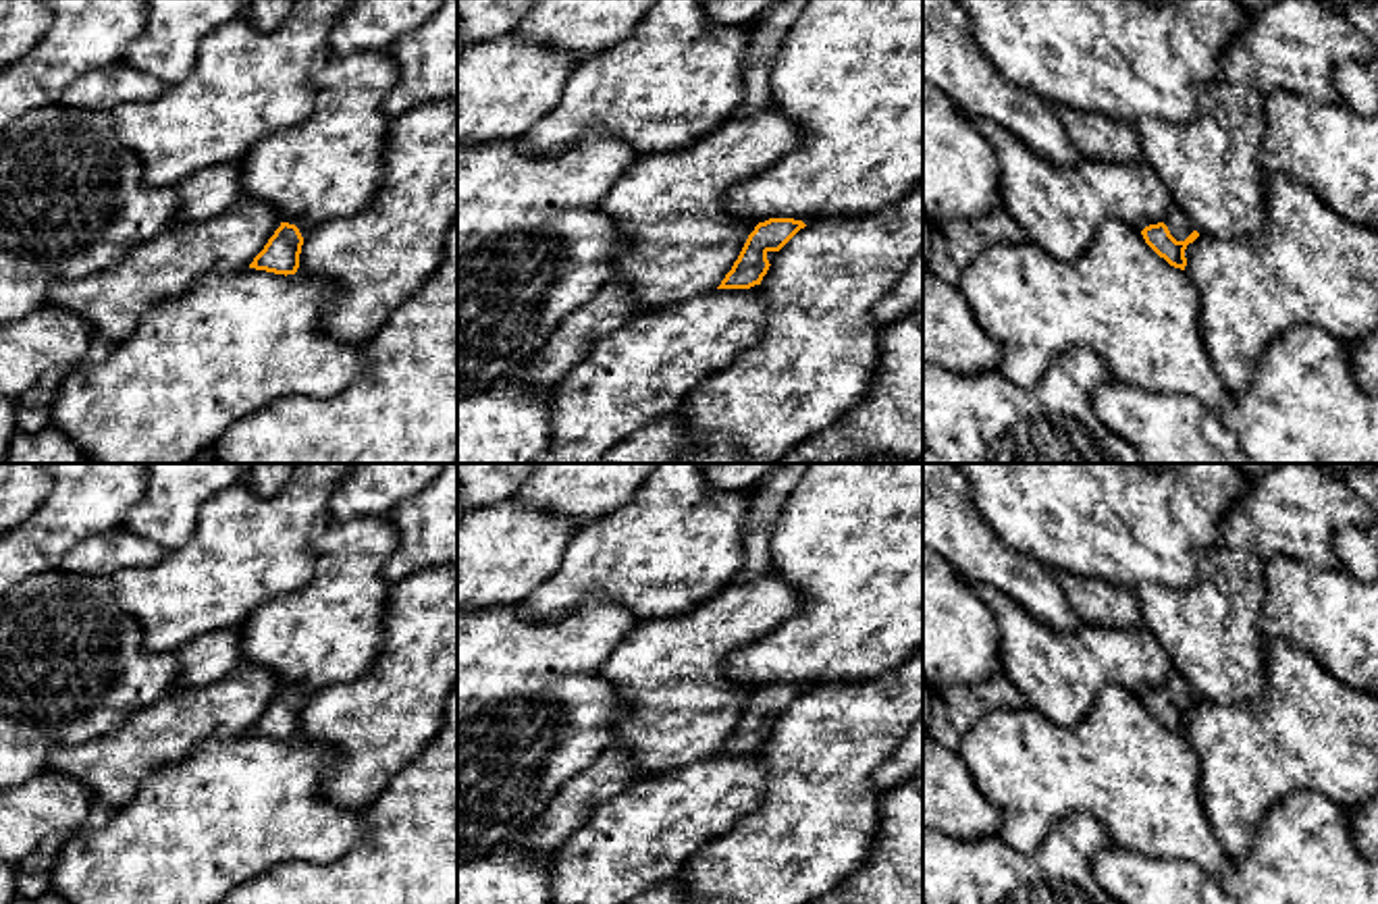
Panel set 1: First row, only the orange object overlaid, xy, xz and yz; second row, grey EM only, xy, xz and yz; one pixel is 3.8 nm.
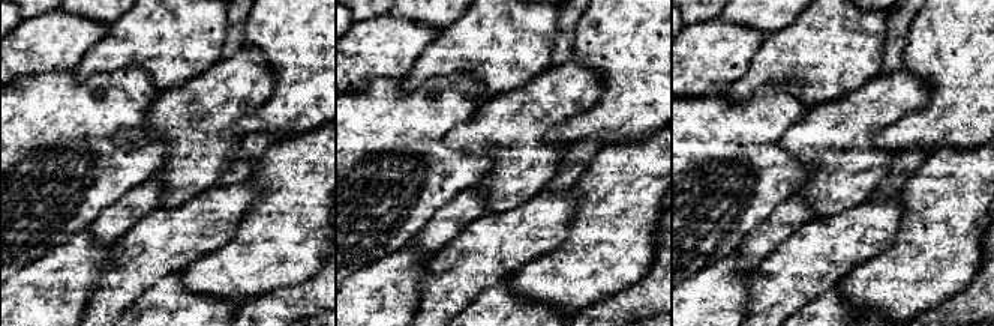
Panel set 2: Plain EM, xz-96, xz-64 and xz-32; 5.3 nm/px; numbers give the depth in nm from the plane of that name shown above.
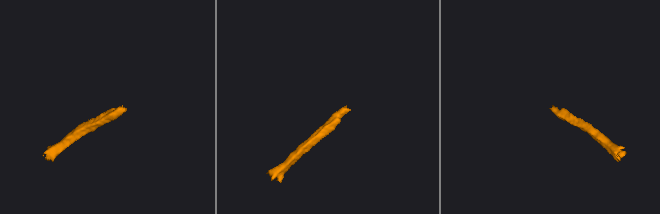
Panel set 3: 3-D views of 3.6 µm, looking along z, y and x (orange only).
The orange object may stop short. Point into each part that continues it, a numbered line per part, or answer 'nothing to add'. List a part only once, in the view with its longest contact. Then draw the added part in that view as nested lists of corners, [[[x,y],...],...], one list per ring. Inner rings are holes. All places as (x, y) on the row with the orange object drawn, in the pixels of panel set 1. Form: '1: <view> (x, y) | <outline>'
1: yz (1177, 223) | [[[1176,206],[1168,210],[1164,224],[1176,241],[1185,241],[1195,231]]]

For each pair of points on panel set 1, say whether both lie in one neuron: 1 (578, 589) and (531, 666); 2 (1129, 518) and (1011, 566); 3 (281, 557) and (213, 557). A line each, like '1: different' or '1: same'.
1: different
2: different
3: same

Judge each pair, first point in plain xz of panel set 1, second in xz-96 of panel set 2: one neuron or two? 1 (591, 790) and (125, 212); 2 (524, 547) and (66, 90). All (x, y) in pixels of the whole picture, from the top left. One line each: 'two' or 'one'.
1: one
2: two

